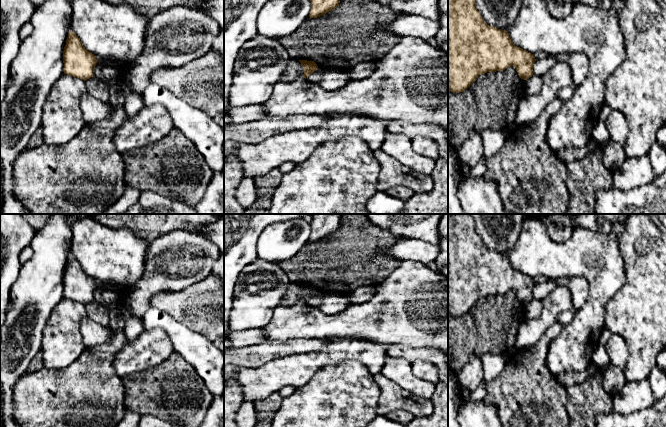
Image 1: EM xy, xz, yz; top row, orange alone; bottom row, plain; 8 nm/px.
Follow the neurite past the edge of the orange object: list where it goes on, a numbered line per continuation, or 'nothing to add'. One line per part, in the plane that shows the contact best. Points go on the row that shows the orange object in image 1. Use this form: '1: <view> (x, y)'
nothing to add

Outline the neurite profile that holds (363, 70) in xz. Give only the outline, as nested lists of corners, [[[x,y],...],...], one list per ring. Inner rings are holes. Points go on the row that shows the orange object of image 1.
[[[363,62],[359,63],[348,71],[349,80],[364,80],[372,75],[376,69],[375,62]]]

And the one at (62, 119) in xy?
[[[63,74],[52,86],[40,125],[44,143],[59,145],[78,135],[86,124],[80,107],[85,92],[85,81],[68,74]]]

